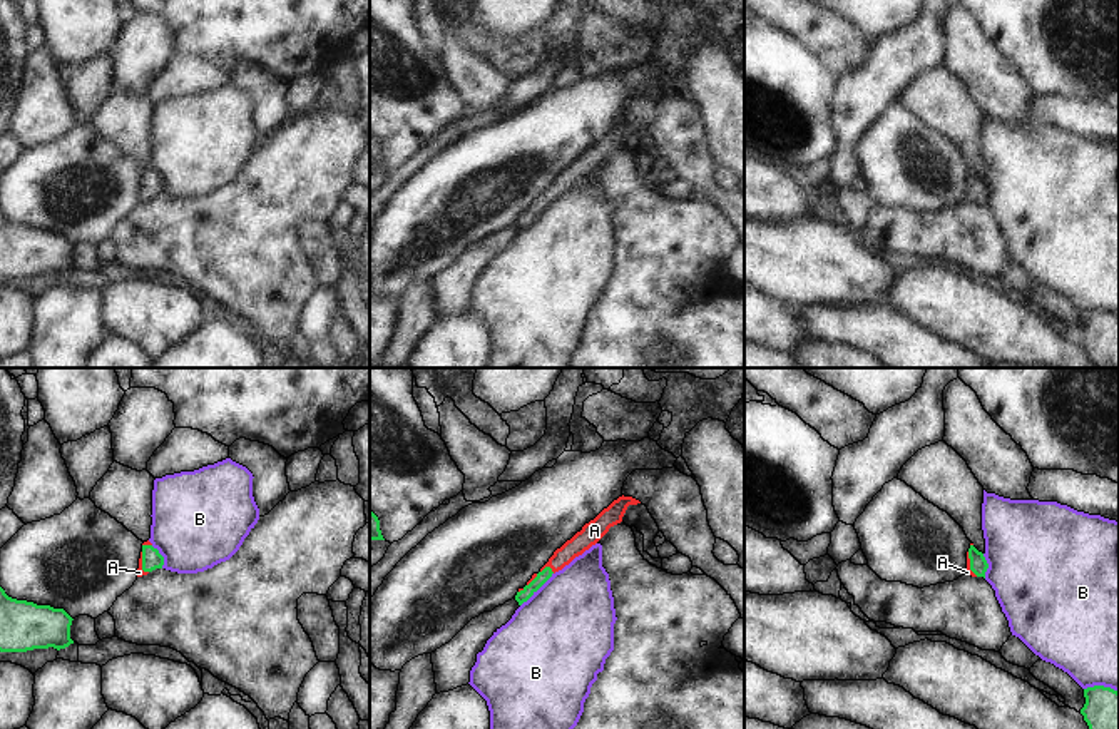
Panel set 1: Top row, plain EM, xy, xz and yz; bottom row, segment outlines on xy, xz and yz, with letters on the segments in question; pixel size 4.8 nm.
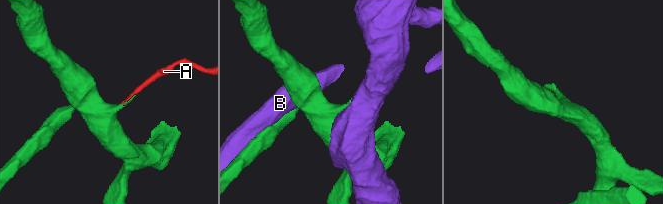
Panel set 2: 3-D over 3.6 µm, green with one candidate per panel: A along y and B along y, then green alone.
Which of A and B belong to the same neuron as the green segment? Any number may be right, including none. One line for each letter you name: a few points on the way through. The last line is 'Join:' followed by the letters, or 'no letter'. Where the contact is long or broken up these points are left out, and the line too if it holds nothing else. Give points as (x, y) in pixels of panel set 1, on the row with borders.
A: Path across: xz (546, 574), (547, 567), (582, 540)
Join: A

